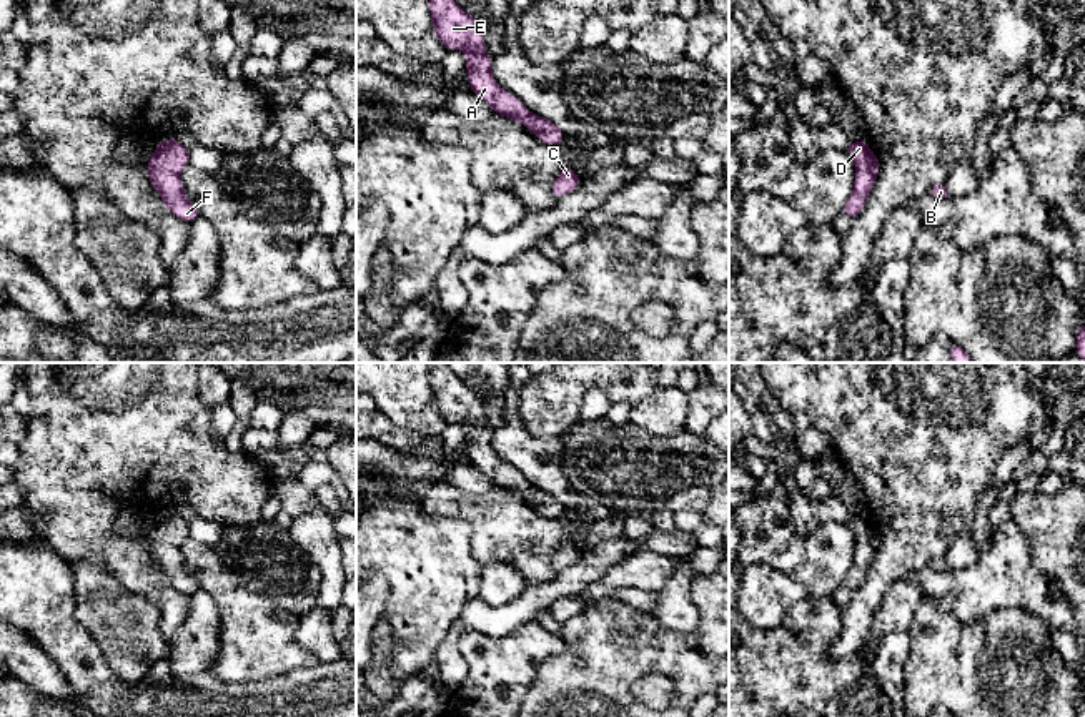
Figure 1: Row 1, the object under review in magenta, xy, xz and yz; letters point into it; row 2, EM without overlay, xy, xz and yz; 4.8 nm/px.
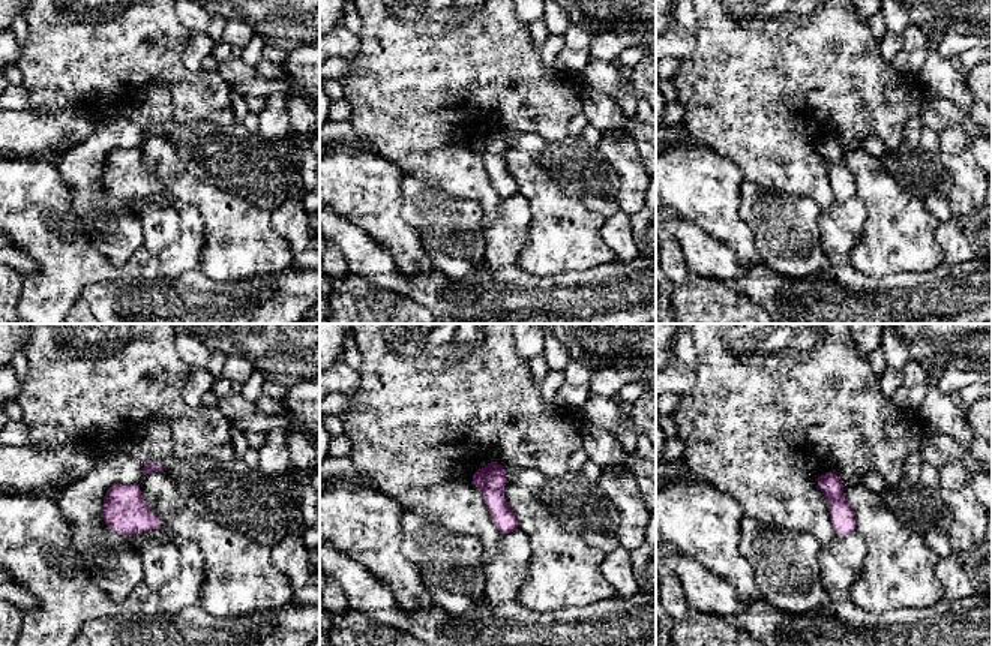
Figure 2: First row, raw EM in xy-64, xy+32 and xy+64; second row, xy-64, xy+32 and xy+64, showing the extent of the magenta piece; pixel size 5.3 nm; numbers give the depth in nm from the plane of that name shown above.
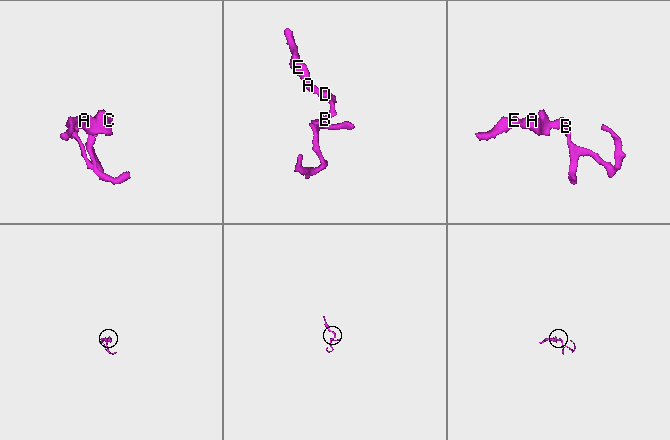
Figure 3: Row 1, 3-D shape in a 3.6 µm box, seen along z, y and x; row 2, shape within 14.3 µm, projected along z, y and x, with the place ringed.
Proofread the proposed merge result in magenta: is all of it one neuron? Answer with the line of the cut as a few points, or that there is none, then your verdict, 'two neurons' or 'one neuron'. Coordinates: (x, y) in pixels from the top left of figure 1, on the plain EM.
no cut | one neuron

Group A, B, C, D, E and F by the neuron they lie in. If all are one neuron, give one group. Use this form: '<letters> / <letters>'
A B C D E F

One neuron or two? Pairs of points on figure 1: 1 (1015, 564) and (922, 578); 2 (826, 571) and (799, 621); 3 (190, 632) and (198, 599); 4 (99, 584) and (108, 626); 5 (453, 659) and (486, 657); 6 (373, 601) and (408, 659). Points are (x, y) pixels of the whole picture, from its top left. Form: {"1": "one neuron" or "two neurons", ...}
{"1": "one neuron", "2": "two neurons", "3": "one neuron", "4": "one neuron", "5": "two neurons", "6": "two neurons"}

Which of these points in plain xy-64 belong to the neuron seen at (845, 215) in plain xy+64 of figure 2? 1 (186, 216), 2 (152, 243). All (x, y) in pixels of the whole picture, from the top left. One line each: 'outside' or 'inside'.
1: inside
2: outside

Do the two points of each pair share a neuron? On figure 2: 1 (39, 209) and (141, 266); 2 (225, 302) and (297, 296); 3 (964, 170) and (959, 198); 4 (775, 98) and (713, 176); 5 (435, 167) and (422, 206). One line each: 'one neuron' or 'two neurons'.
1: one neuron
2: one neuron
3: one neuron
4: two neurons
5: two neurons

